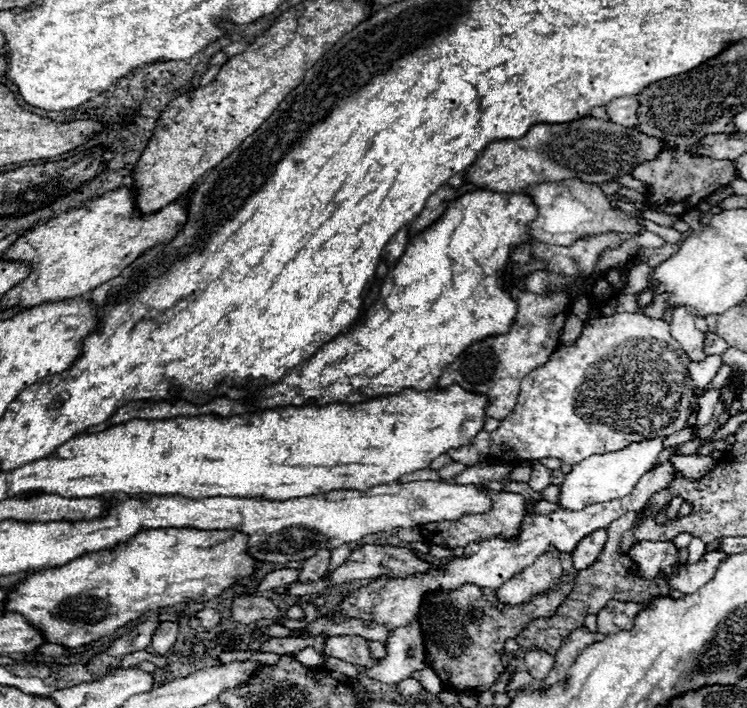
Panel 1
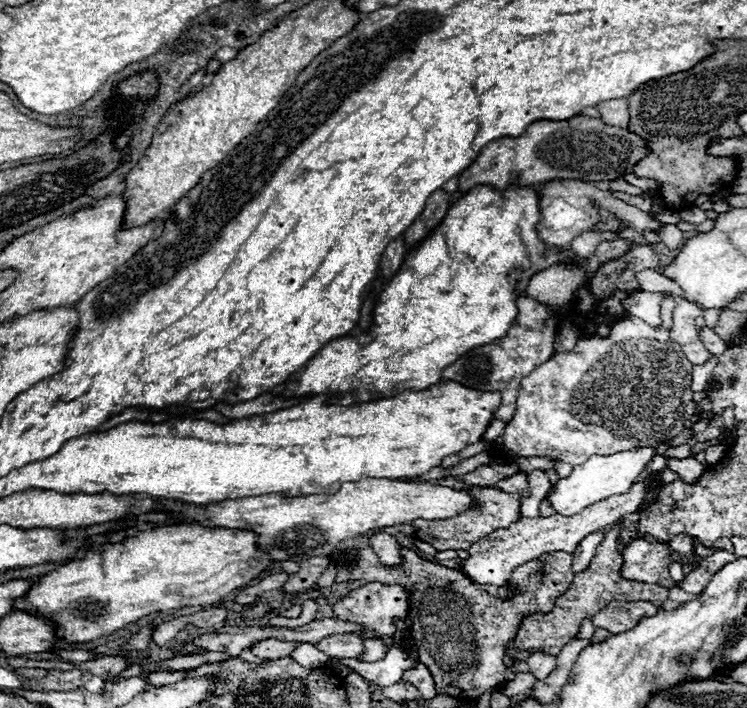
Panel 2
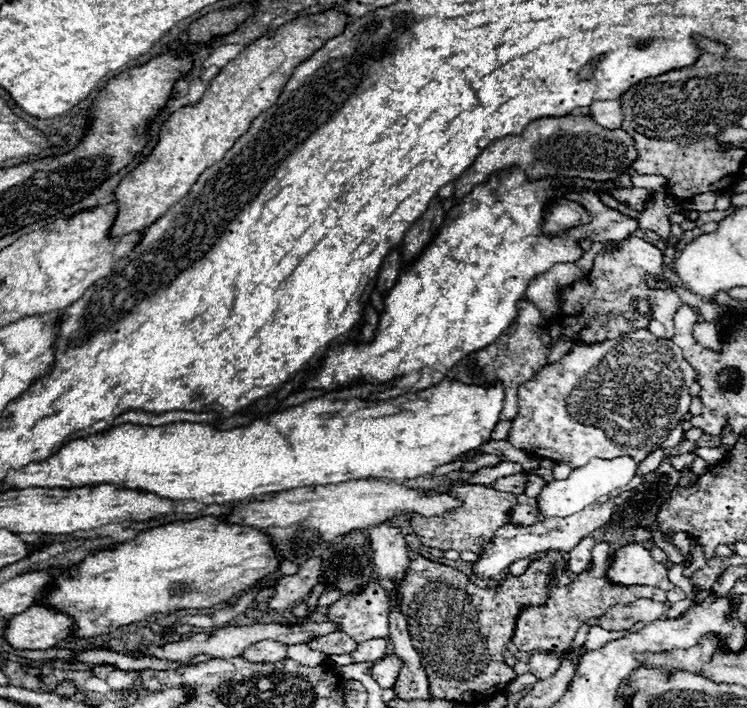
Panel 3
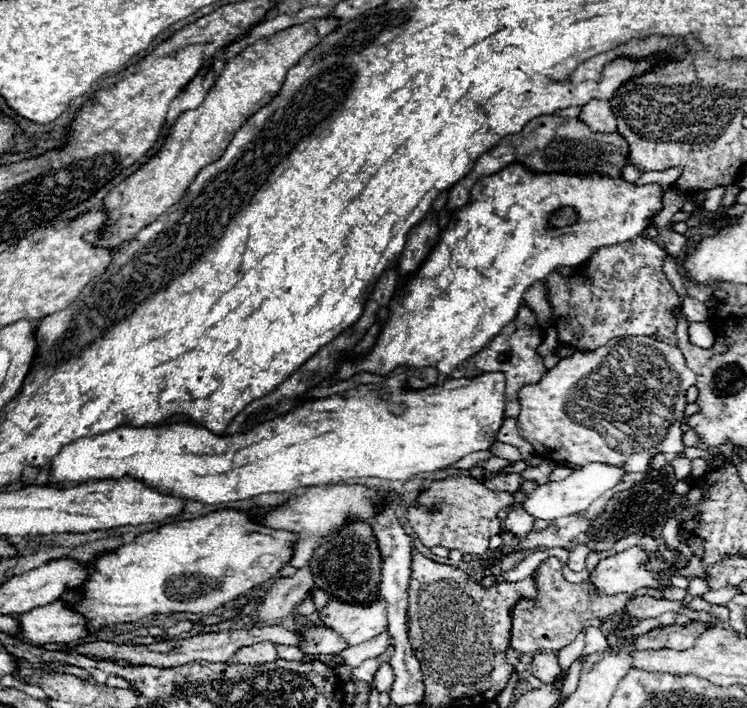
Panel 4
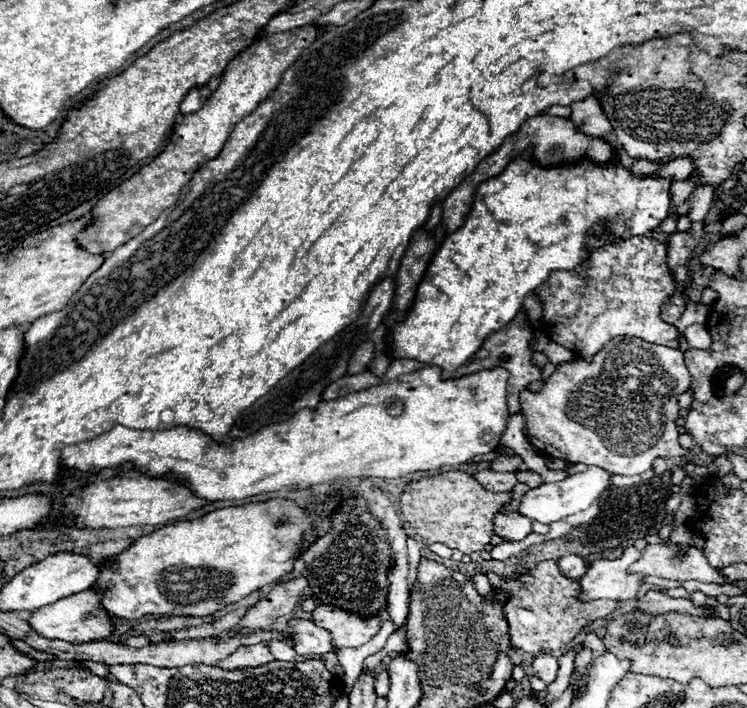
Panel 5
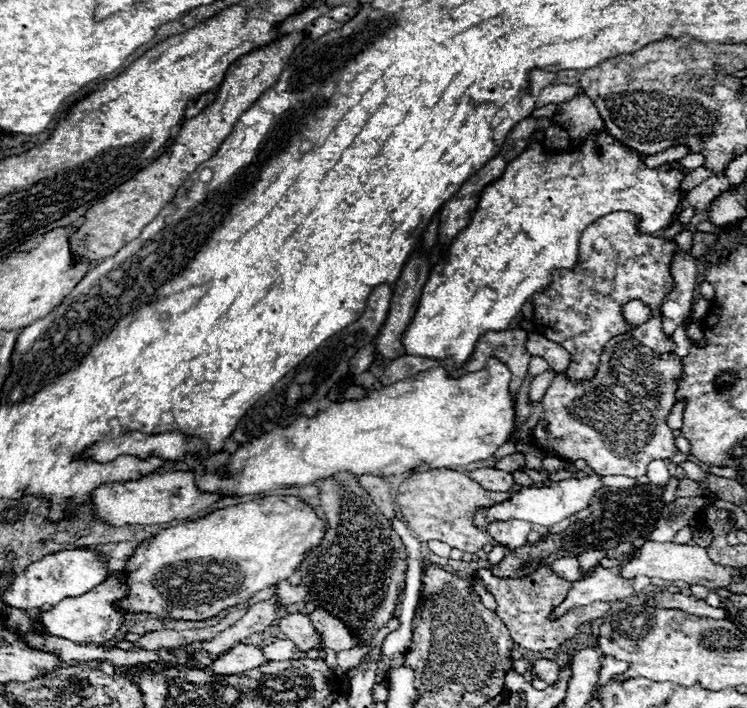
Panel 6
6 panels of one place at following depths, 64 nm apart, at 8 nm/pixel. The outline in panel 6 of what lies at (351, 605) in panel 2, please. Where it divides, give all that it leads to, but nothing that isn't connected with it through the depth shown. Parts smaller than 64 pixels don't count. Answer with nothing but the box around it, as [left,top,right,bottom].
[310,608,358,652]

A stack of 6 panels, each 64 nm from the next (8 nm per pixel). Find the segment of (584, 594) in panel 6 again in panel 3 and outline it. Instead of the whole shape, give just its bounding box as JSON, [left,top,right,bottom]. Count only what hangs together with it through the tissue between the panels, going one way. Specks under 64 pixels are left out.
[608,542,674,592]

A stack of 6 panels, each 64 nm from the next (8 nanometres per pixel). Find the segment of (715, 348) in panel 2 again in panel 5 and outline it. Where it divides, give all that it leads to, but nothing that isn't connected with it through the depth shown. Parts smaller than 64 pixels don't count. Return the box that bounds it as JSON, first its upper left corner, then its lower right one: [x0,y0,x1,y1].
[684,324,710,348]

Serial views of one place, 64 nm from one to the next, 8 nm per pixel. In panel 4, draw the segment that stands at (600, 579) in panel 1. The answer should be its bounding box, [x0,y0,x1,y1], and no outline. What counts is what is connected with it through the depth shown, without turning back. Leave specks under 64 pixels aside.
[510,558,662,652]

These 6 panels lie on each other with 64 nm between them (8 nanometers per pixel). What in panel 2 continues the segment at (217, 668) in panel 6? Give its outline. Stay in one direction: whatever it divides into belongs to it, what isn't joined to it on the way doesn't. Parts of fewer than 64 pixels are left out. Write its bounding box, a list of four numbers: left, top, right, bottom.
[250,638,300,660]

